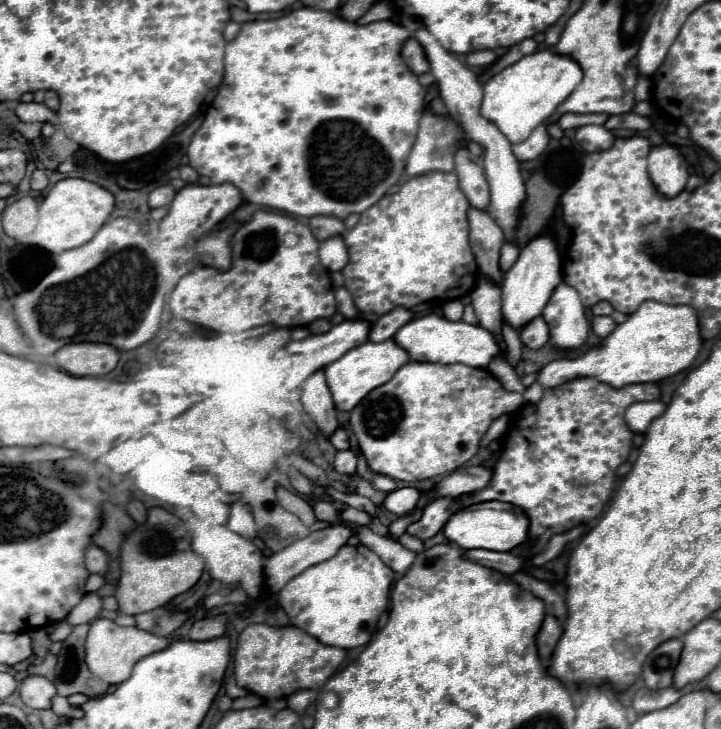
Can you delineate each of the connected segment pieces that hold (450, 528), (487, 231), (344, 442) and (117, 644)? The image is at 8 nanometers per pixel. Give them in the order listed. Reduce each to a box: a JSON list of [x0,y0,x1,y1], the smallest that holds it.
[[443,502,527,552],[467,208,503,282],[329,428,349,450],[85,618,169,684]]

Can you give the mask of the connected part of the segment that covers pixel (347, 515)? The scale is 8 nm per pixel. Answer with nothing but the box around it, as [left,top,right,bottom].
[341,508,371,524]

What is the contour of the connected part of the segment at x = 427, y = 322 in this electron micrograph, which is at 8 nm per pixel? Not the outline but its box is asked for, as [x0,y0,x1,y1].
[393,314,505,368]

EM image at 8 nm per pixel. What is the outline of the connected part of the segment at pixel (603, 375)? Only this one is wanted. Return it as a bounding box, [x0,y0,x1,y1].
[539,300,701,388]

